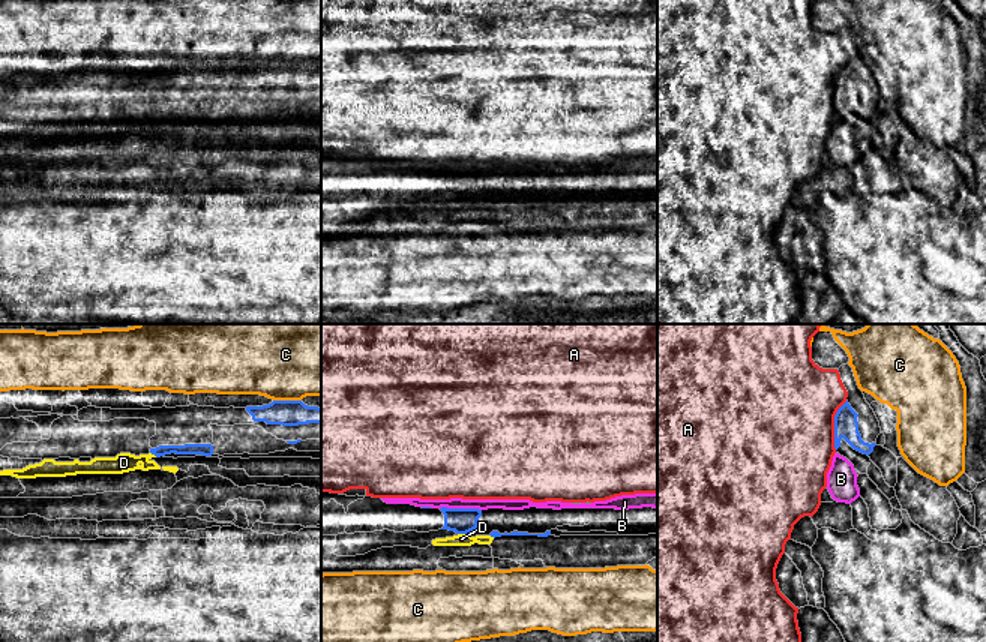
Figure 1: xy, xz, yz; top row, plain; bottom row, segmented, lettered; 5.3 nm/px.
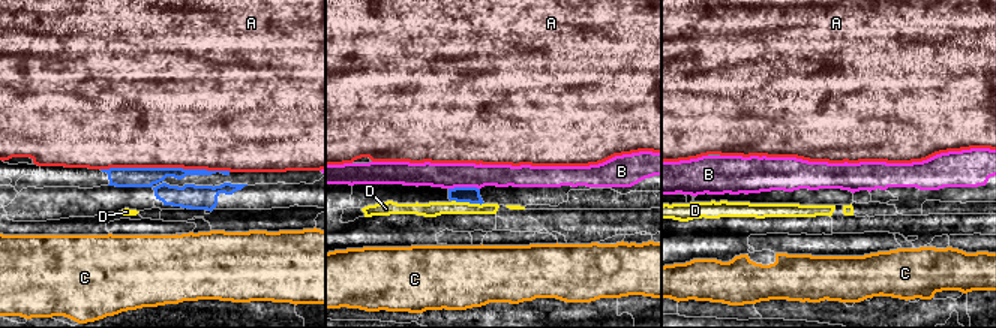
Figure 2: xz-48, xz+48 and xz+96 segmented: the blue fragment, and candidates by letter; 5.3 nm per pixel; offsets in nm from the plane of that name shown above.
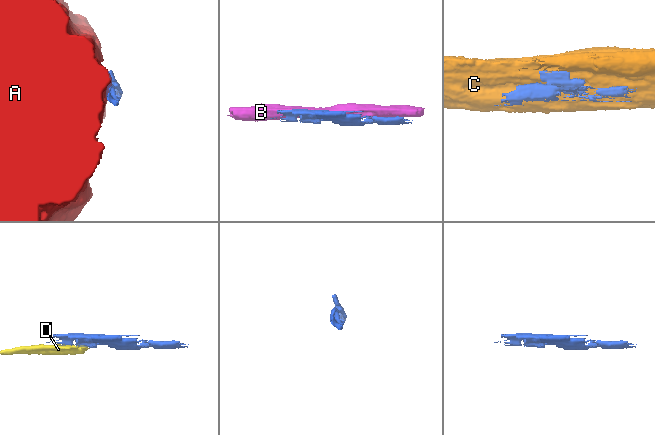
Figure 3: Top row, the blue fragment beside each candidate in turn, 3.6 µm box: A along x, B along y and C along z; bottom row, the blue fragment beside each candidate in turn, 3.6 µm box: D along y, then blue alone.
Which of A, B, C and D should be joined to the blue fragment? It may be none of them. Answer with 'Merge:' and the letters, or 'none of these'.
Merge: none of these

